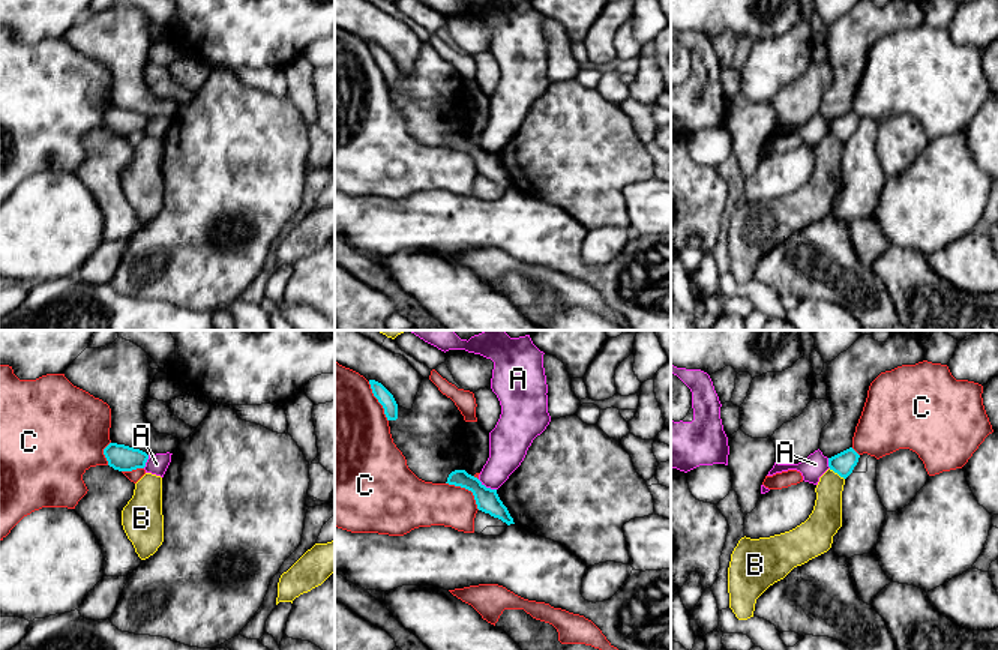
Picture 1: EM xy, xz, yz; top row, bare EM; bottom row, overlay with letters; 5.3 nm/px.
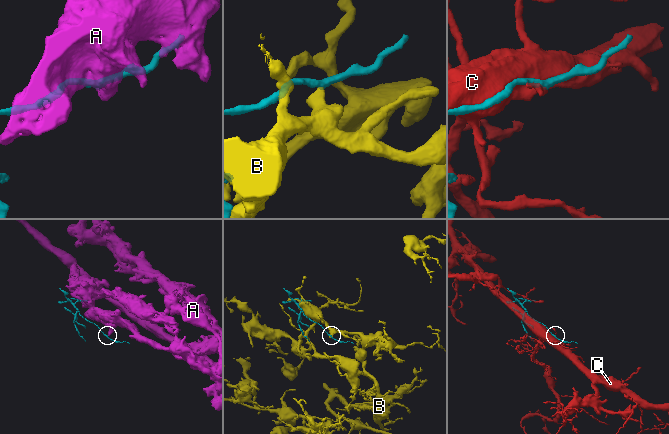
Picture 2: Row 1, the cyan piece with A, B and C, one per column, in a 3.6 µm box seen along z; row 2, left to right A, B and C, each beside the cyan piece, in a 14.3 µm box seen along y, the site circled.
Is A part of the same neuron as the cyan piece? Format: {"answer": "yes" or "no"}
{"answer": "no"}

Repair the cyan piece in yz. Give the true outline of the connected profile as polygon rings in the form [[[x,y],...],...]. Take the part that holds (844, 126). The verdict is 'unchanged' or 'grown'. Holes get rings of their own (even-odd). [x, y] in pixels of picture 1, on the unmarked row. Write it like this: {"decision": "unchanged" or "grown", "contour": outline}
{"decision": "unchanged", "contour": [[[849,111],[828,122],[828,131],[840,141],[846,143],[852,137],[854,131],[857,129],[858,122],[860,119],[852,111]]]}

